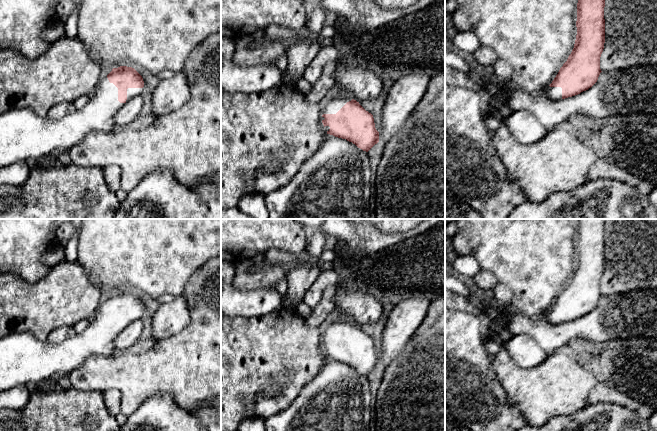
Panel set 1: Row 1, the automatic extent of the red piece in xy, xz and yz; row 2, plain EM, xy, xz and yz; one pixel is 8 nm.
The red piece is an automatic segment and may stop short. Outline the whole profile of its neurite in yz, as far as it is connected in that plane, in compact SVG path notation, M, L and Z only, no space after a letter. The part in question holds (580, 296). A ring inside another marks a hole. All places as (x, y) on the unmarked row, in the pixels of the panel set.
M578 219L574 272L552 307L543 315L551 325L580 318L598 304L605 267L605 219Z

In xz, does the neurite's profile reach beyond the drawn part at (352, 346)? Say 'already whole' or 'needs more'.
needs more

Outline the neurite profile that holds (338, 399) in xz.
M327 358L321 371L307 383L293 403L278 414L265 418L266 431L369 431L371 392L366 375L346 363Z

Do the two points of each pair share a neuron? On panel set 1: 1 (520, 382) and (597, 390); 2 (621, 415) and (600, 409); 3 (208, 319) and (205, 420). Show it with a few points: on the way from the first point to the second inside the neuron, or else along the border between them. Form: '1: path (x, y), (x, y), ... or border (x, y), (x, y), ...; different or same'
1: border (599, 380), (589, 392), (587, 404); different
2: path (616, 415), (605, 414); same
3: border (209, 402), (204, 404); different

